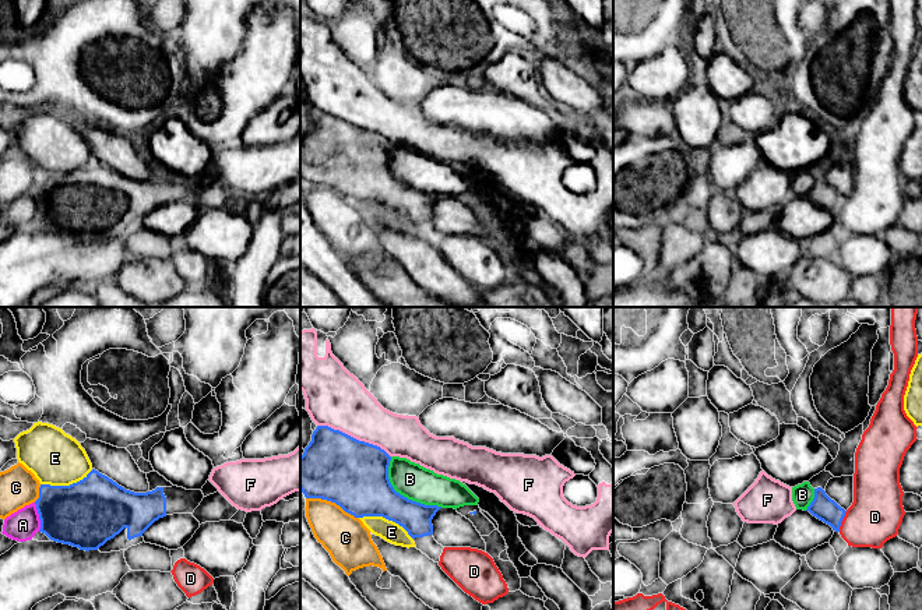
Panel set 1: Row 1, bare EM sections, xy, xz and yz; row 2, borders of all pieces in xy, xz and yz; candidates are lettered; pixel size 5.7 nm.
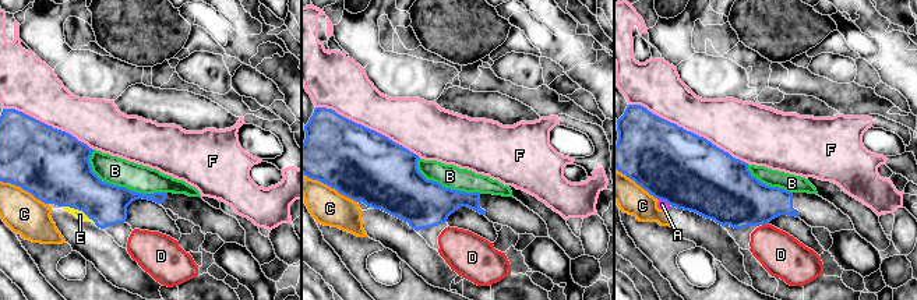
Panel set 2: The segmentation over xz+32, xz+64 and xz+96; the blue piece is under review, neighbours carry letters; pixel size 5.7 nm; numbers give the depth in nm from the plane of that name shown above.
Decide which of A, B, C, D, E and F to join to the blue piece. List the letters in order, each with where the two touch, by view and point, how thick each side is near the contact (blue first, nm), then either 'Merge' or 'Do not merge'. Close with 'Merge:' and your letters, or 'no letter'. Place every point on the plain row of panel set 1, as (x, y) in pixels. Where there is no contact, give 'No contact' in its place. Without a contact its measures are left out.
A: Touches blue at xy (39, 204). Thickness 380 nm (blue) against 170 nm. Do not merge
B: Touches blue at xz (403, 183). Thickness 340 nm (blue) against 200 nm. Do not merge
C: Touches blue at xz (333, 189). Thickness 400 nm (blue) against 260 nm. Do not merge
D: Touches blue at yz (841, 208). Thickness 140 nm (blue) against 300 nm. Do not merge
E: Touches blue at xz (387, 205). Thickness 340 nm (blue) against 120 nm. Do not merge
F: Touches blue at xz (352, 124). Thickness 400 nm (blue) against 340 nm. Do not merge
Merge: no letter

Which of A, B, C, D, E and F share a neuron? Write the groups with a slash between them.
A / B / C / D / E / F

